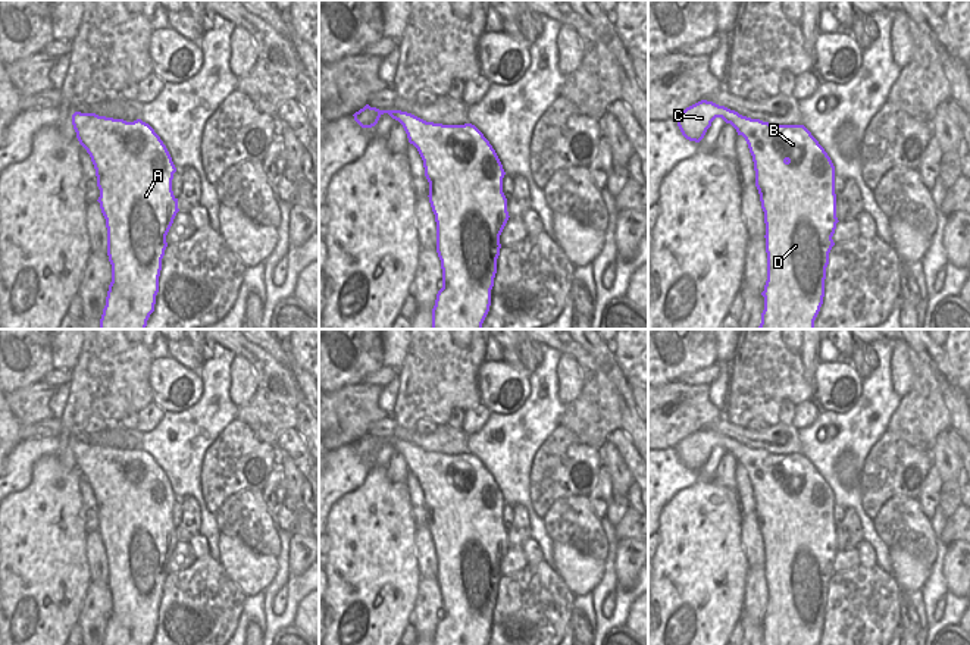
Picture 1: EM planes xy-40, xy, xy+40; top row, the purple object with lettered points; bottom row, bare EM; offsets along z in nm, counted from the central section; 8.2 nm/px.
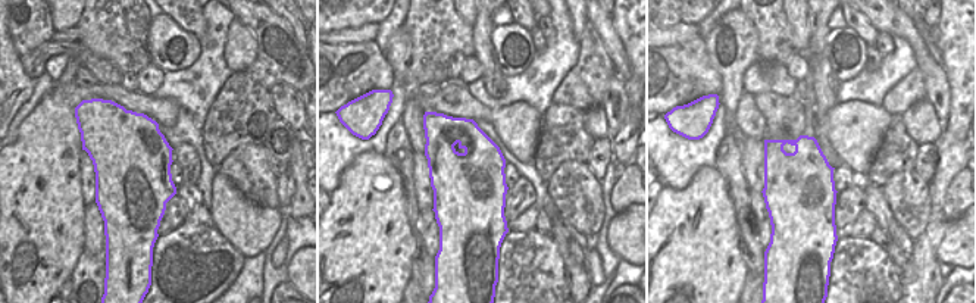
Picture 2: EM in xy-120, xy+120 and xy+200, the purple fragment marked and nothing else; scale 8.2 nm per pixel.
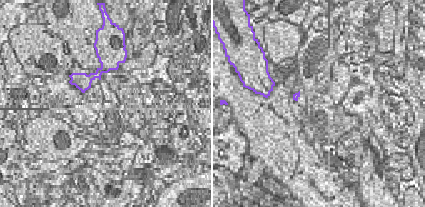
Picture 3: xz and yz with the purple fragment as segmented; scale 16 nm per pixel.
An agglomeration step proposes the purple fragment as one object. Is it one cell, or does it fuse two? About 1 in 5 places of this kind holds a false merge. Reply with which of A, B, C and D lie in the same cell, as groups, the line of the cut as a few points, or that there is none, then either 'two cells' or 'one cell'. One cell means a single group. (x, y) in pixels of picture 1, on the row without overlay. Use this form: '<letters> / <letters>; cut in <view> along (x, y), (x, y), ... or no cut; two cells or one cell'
A B C D; no cut; one cell

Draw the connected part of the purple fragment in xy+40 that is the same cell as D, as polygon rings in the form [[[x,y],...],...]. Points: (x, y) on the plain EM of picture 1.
[[[707,429],[686,436],[676,451],[686,469],[700,472],[716,447],[730,453],[745,467],[754,491],[767,582],[761,645],[817,645],[824,626],[829,582],[835,574],[832,566],[839,551],[830,486],[804,454],[772,454]]]

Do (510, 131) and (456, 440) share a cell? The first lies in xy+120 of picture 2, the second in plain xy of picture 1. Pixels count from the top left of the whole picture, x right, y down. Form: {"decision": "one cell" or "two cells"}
{"decision": "one cell"}

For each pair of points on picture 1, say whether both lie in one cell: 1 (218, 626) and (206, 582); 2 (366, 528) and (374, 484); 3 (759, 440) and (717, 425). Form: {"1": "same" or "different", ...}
{"1": "same", "2": "same", "3": "same"}

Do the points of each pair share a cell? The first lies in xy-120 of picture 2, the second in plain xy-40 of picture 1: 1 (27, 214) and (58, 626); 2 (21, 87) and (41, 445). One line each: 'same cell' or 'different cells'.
1: same cell
2: different cells

